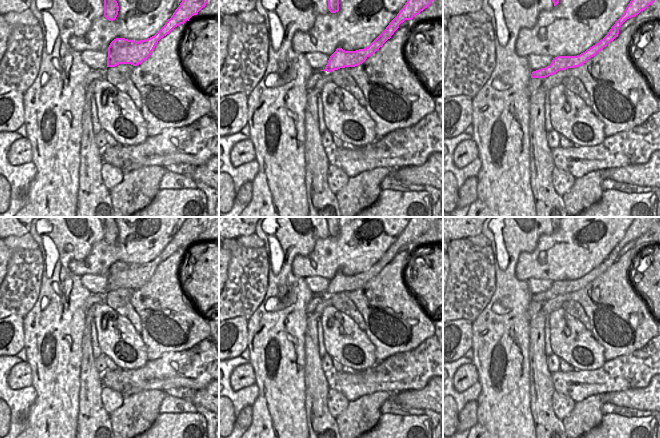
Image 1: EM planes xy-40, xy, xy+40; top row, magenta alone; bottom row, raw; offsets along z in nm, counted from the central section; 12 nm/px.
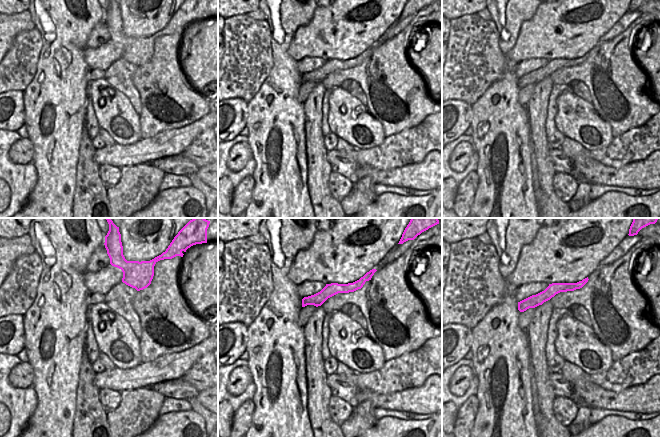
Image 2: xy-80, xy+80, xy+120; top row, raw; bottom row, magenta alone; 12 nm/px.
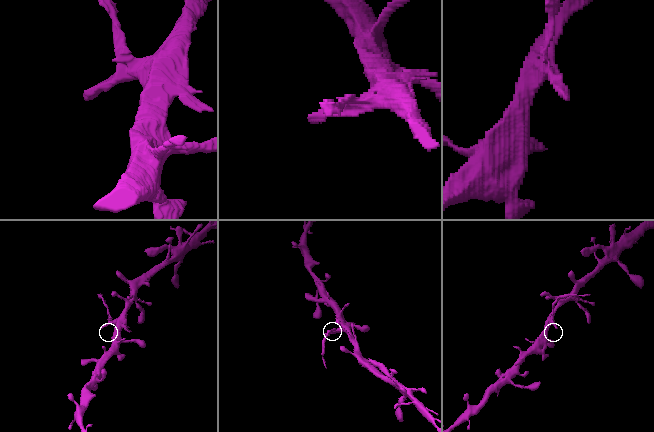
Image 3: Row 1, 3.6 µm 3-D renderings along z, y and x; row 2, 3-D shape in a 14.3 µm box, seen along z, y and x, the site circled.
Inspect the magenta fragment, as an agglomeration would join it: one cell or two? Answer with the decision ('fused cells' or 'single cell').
fused cells

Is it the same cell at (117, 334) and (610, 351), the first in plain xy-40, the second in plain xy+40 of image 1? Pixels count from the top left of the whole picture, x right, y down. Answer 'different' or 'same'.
different

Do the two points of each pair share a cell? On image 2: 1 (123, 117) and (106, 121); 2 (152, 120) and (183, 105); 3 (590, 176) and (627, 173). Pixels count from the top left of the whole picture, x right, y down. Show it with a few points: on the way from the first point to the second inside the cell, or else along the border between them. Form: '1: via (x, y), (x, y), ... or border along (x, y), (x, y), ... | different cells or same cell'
1: via (119, 117), (113, 116), (110, 118) | same cell
2: via (165, 123), (169, 125), (191, 117) | same cell
3: via (599, 176), (618, 176) | same cell

